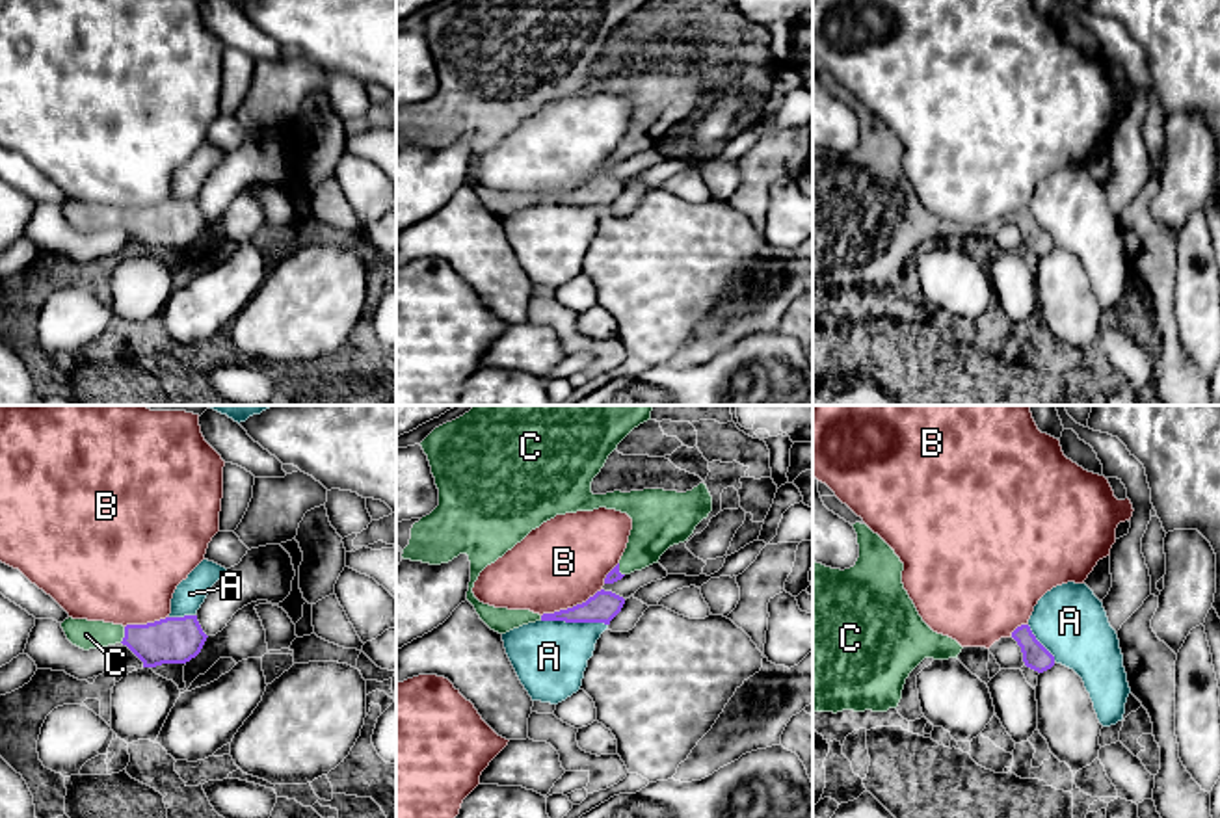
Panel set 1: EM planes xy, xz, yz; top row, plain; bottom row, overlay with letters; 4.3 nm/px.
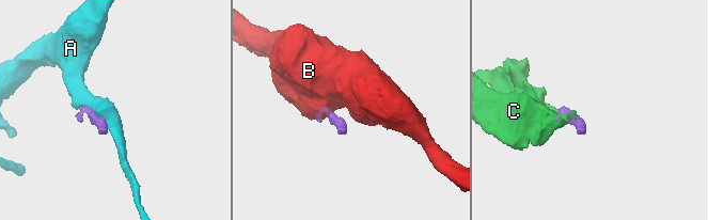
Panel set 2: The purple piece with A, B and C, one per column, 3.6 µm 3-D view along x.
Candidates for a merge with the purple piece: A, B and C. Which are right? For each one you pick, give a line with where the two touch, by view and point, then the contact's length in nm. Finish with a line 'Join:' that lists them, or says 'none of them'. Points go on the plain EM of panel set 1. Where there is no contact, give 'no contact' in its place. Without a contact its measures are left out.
C: meets purple in xy at (125, 218); contact 80 nm long
Join: C

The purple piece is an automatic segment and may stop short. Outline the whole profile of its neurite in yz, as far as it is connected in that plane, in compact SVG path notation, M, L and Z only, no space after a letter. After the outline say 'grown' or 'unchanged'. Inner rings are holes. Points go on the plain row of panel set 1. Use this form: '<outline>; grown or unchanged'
M1021 208L1012 216L1023 236L1027 251L1043 257L1054 249L1054 240L1036 223L1028 208Z; unchanged

